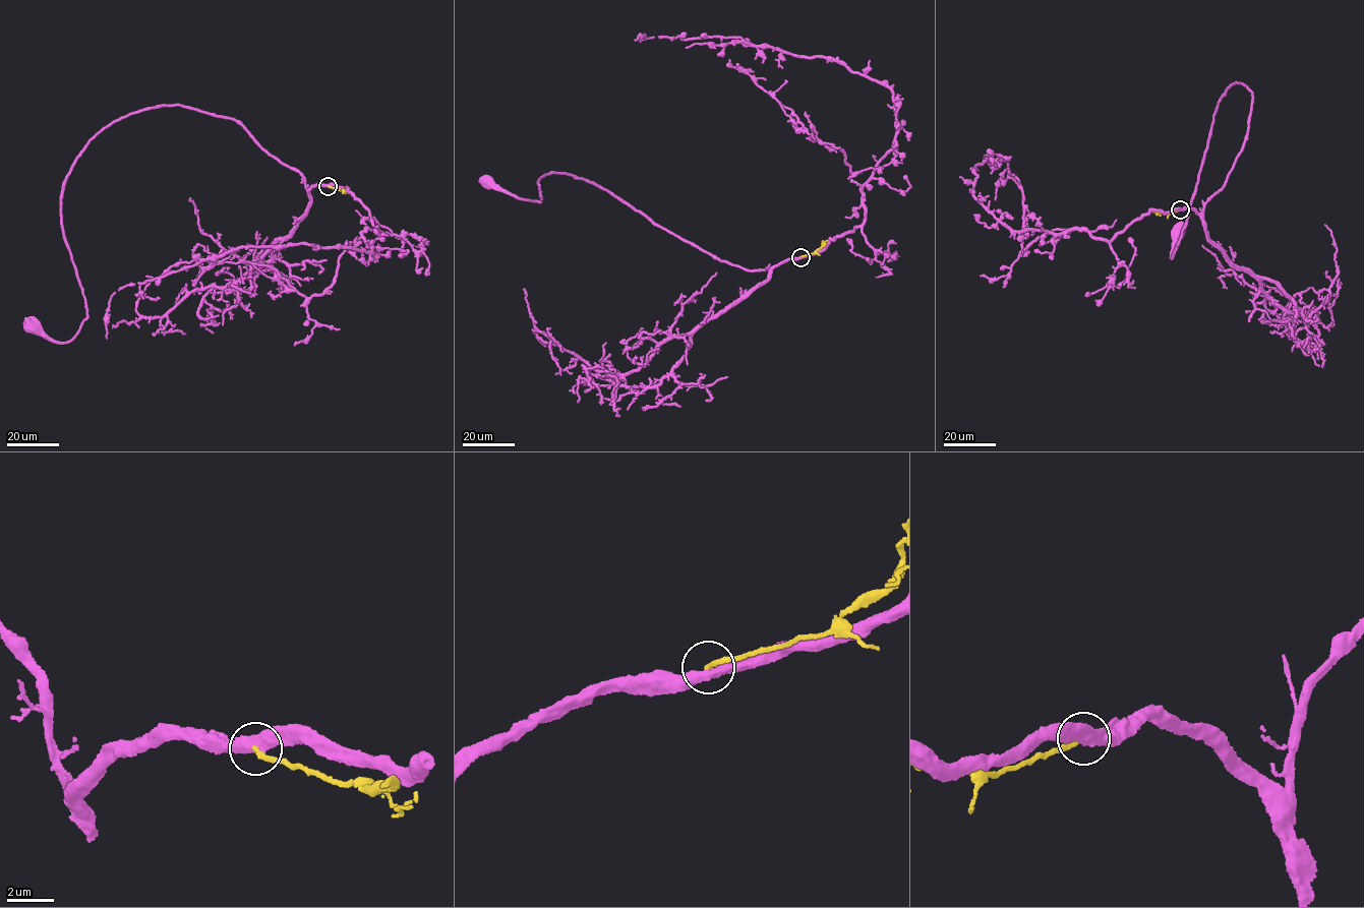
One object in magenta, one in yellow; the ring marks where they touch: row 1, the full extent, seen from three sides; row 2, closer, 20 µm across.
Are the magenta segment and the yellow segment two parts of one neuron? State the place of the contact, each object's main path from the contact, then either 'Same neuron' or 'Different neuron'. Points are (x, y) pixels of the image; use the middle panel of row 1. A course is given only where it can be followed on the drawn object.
Place: (801, 257). Course of magenta: (799, 257), (770, 270), (746, 269), (564, 173), (541, 177), (539, 202), (488, 183). Course of yellow: (799, 256), (813, 253), (824, 243), (820, 248). Different neuron

